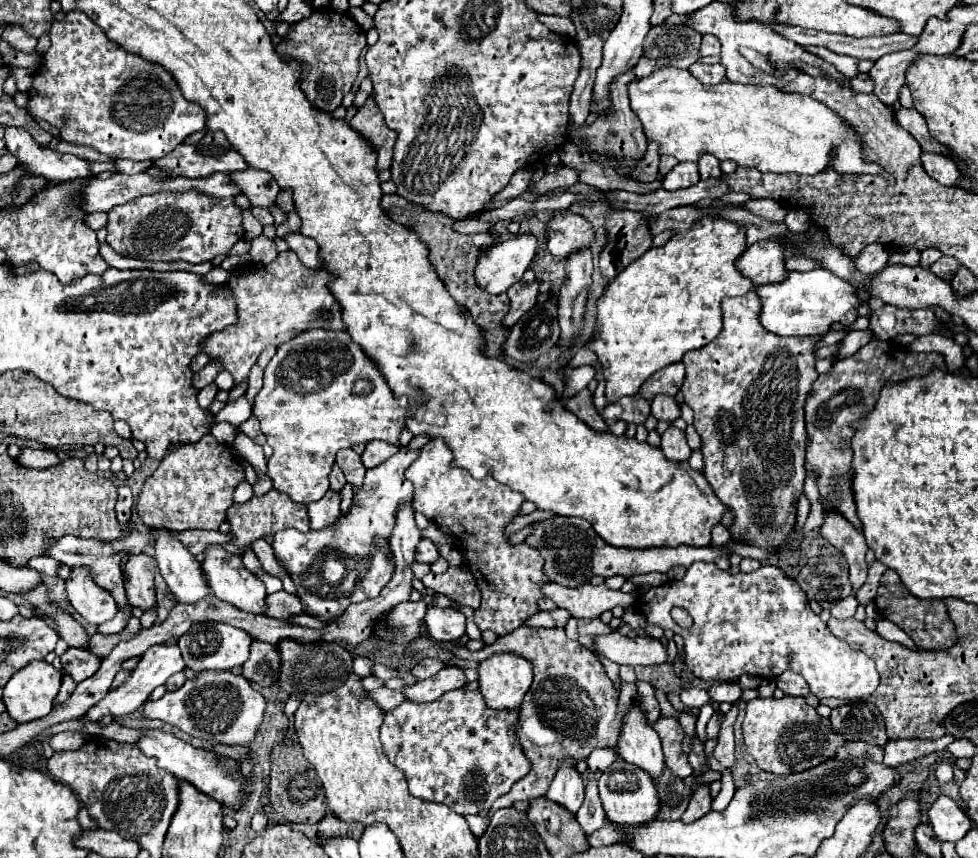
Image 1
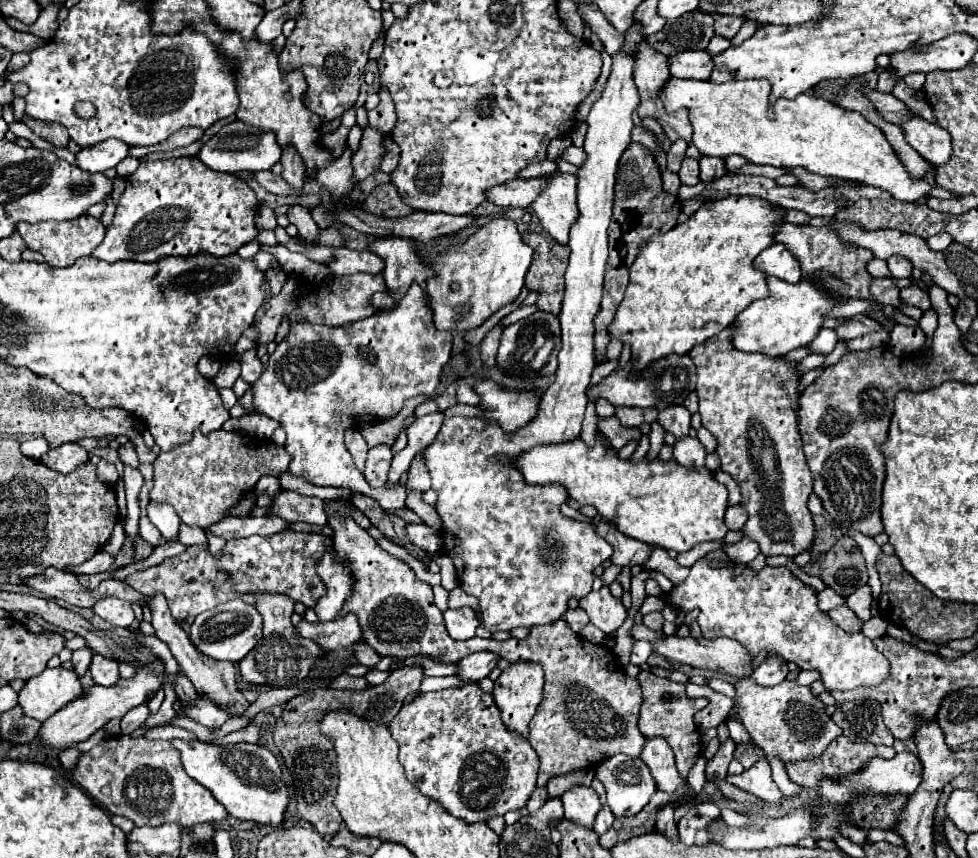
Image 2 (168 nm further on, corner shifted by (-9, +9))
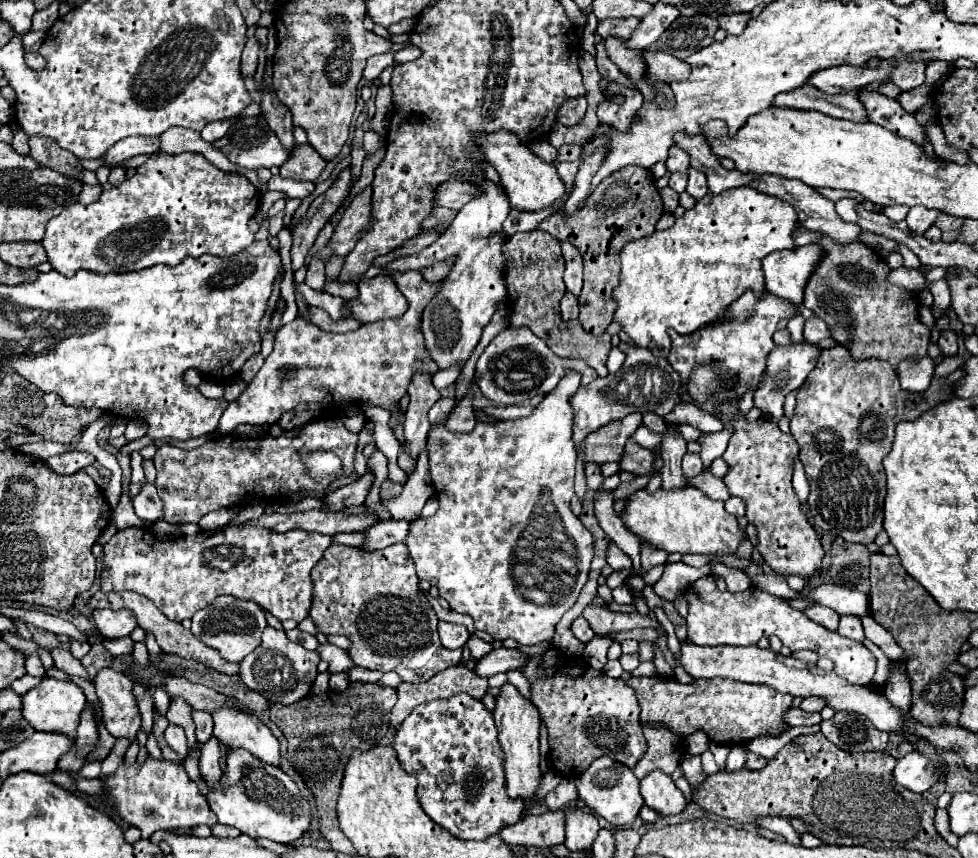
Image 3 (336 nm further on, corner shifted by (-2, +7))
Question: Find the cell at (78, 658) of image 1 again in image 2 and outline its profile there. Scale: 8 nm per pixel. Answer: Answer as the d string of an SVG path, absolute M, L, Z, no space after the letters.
M93 654L91 674L93 674L95 684L115 686L119 682L119 664L117 662L111 662L109 658L103 658L99 654Z

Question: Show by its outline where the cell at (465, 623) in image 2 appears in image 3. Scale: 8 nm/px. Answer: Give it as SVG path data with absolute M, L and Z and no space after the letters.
M438 622L438 634L448 650L464 648L466 640L470 638L470 632L462 624L452 624L452 622Z

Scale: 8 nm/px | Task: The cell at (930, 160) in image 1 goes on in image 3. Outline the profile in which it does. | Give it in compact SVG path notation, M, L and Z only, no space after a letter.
M868 90L860 92L860 100L868 108L870 122L880 124L886 130L894 132L896 136L908 138L914 144L920 144L920 148L924 148L926 136L924 136L922 126L918 124L916 116L906 112L896 100L890 100L878 92L868 92Z

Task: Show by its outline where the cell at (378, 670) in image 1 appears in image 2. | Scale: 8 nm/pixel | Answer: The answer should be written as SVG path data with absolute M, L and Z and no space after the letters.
M360 645L354 653L358 662L366 667L373 667L377 664L381 657L369 646Z

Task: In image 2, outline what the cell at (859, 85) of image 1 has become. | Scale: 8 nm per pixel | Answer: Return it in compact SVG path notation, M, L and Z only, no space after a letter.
M883 70L879 76L879 82L877 82L877 90L879 92L891 92L893 88L895 88L895 78L887 70Z

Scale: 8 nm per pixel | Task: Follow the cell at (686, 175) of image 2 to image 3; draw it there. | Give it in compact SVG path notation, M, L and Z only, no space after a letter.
M678 172L678 174L670 174L670 188L676 190L678 194L686 190L686 180L688 180L688 174L686 172Z

